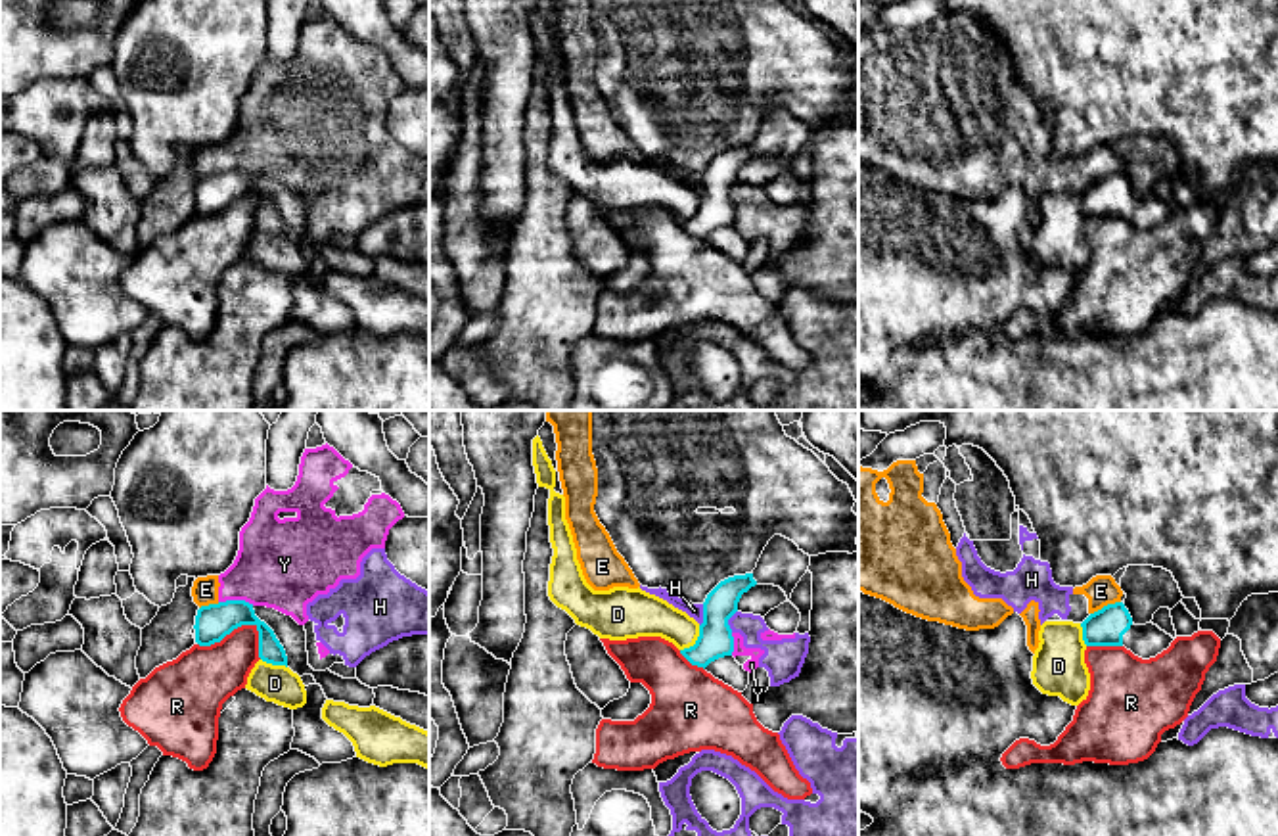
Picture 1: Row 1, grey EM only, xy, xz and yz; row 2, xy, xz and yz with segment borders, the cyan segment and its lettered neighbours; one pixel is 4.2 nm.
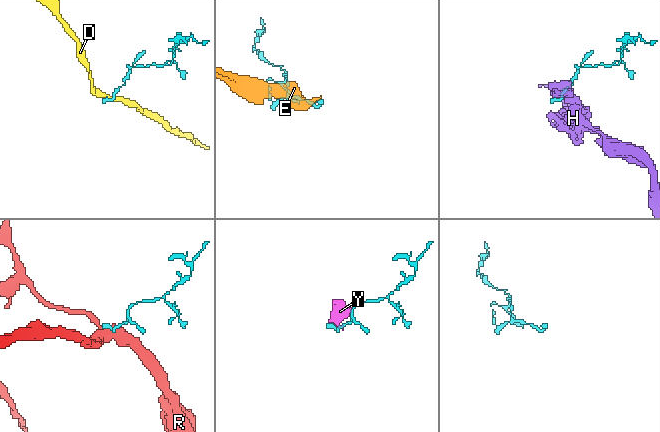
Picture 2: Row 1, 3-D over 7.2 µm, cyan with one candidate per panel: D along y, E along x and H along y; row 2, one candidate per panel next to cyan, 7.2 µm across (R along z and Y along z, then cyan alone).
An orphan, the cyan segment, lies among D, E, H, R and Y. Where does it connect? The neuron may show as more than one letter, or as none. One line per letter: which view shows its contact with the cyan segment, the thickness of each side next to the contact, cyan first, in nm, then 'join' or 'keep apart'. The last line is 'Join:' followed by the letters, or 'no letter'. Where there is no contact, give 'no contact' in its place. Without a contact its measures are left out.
D: contact in xz; calibres 150 and 180 nm; keep apart
E: contact in yz; calibres 160 and 130 nm; keep apart
H: contact in xz; calibres 150 and 60 nm; keep apart
R: contact in xy; calibres 150 and 240 nm; keep apart
Y: contact in xy; calibres 150 and 380 nm; keep apart
Join: no letter

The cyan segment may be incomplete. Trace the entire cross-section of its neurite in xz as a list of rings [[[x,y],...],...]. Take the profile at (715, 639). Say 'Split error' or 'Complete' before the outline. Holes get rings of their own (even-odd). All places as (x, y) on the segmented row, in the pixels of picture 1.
Complete. [[[753,573],[734,575],[707,594],[699,637],[694,646],[680,650],[692,665],[705,669],[711,662],[732,656],[734,637],[728,619],[738,612],[742,594],[755,585]]]

